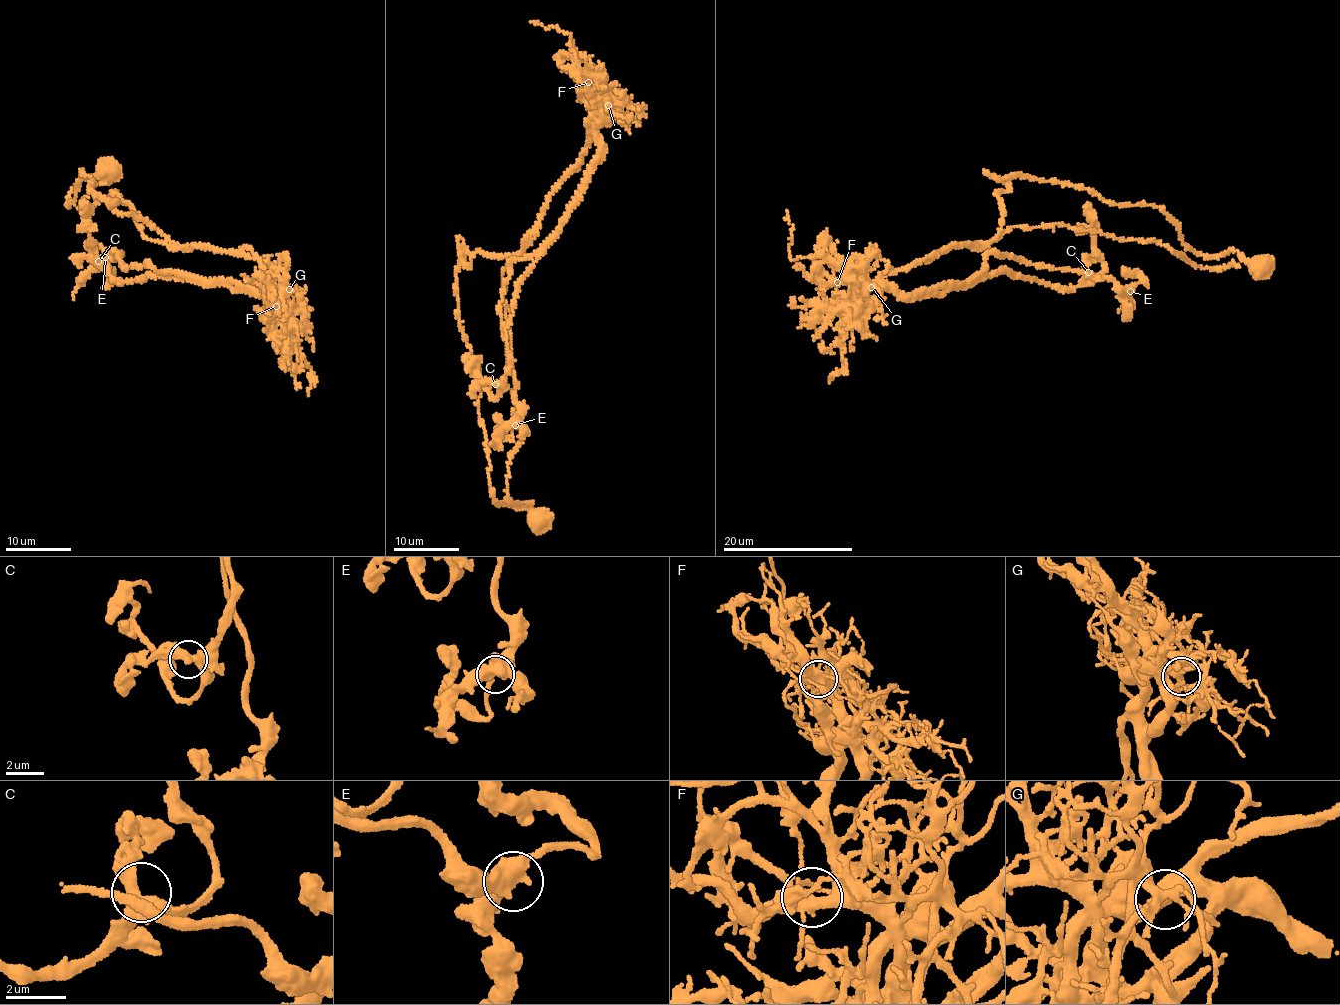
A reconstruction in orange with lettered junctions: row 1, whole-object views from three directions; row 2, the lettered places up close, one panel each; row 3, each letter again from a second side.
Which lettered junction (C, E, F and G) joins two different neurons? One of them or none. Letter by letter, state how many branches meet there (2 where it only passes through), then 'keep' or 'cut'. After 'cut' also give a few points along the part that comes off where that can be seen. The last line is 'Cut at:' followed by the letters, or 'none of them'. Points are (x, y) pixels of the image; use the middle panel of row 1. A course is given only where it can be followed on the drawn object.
C: branches 3; keep
E: branches 3; keep
F: branches 5; cut; course (588, 82), (603, 120), (588, 121), (591, 145), (503, 270), (522, 432), (507, 490), (510, 501), (534, 504)
G: branches 6; keep
Cut at: F

